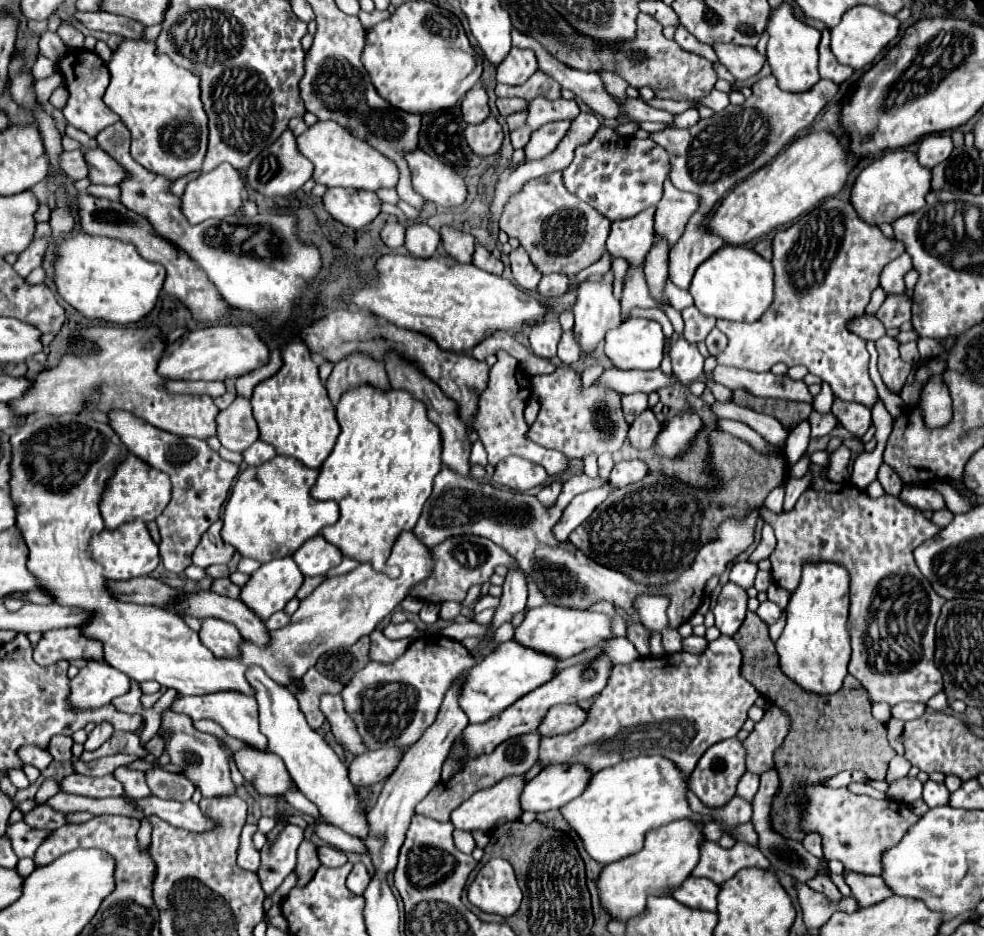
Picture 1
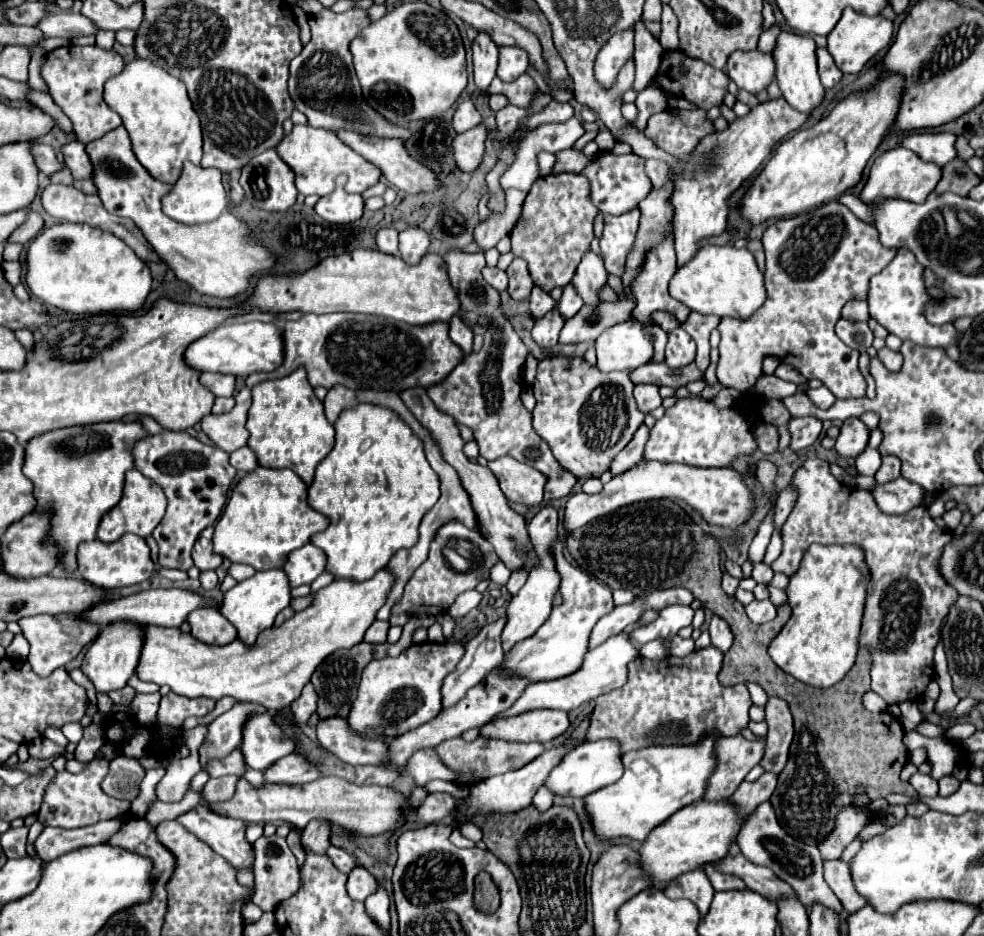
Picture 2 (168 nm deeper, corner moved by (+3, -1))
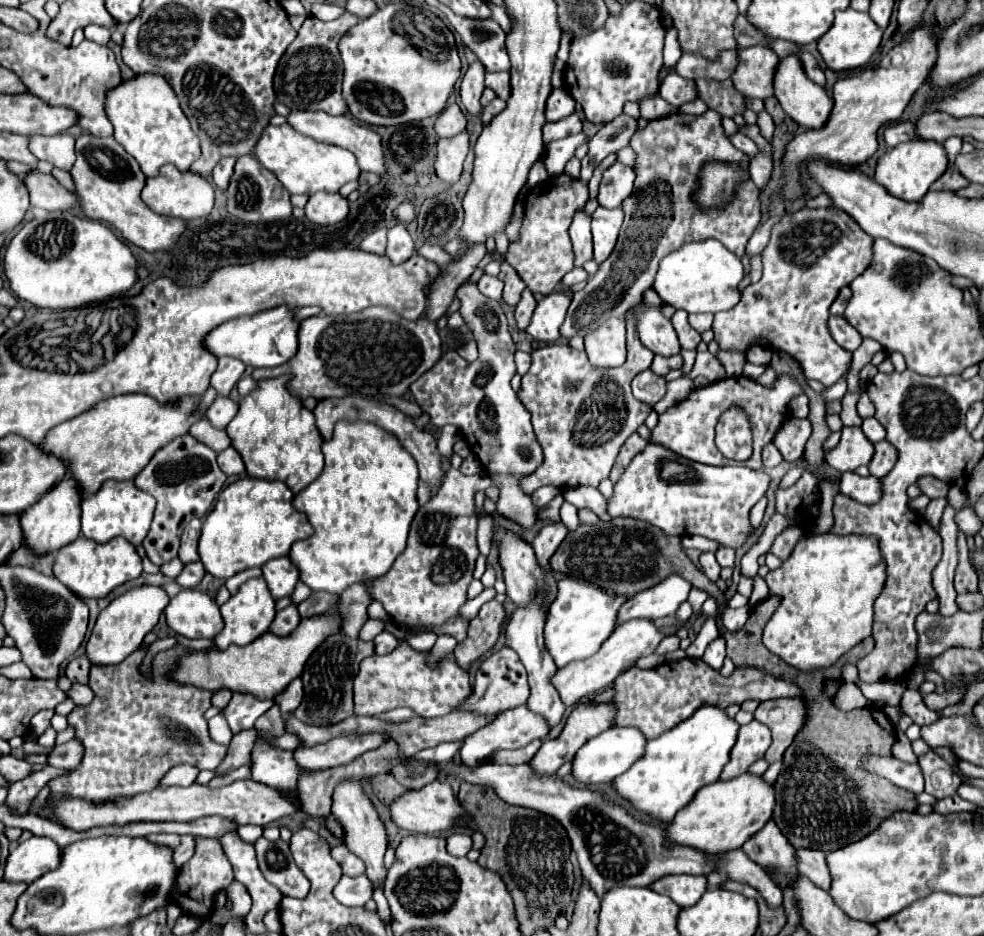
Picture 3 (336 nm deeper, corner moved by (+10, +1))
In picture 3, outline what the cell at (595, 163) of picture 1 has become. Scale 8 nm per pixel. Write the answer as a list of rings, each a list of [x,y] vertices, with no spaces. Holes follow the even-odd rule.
[[[615,162],[603,172],[603,180],[599,186],[597,202],[603,208],[619,208],[621,202],[631,196],[635,182],[635,172],[631,166]]]

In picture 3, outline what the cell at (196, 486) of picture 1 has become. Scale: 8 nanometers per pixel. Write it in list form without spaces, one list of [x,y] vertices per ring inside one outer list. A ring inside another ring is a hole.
[[[189,434],[173,438],[169,444],[165,444],[161,450],[155,452],[149,464],[133,480],[137,488],[141,488],[143,492],[151,494],[157,500],[151,530],[143,540],[143,548],[153,564],[163,566],[165,562],[177,558],[179,540],[185,526],[193,518],[201,518],[209,514],[225,480],[227,474],[217,466],[217,452],[197,442]]]

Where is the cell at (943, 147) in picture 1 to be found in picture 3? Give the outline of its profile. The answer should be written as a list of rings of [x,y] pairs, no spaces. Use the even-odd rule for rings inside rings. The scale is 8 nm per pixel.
[[[899,122],[885,130],[885,142],[889,148],[901,142],[909,142],[909,140],[921,140],[917,134],[917,126],[913,122]]]

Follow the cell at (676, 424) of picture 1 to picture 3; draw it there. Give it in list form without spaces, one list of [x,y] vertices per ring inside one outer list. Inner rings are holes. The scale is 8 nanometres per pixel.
[[[739,376],[739,378],[723,378],[715,384],[695,388],[685,400],[673,404],[669,410],[665,410],[659,416],[657,426],[651,430],[649,442],[659,444],[687,460],[693,460],[693,462],[701,462],[701,464],[709,464],[709,466],[733,464],[733,460],[723,458],[723,454],[717,450],[713,438],[715,438],[715,424],[719,422],[719,416],[727,408],[739,406],[745,410],[749,424],[751,424],[751,432],[753,432],[753,454],[749,460],[743,462],[743,466],[759,470],[763,466],[761,464],[761,448],[773,440],[777,428],[781,428],[781,424],[787,420],[787,404],[793,396],[801,394],[801,386],[791,376],[779,376],[777,382],[773,384],[773,388],[763,388],[761,384],[757,384],[755,380],[749,380],[745,376]]]

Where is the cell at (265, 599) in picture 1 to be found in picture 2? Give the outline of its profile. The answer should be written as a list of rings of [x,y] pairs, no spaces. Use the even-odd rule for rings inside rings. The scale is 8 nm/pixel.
[[[266,570],[256,572],[252,578],[228,590],[220,604],[220,614],[238,630],[238,638],[250,646],[256,642],[260,632],[272,628],[276,614],[284,610],[288,604],[290,604],[290,586],[286,574],[282,570]]]

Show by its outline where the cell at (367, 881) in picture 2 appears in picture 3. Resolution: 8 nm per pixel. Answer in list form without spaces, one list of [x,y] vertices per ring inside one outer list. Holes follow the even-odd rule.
[[[365,874],[353,878],[341,876],[333,894],[345,906],[365,906],[365,902],[373,896],[373,882]]]

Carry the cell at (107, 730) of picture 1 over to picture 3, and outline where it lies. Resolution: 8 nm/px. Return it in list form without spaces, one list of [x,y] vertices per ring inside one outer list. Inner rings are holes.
[[[73,738],[61,746],[55,746],[49,754],[49,764],[55,766],[55,768],[65,768],[65,770],[75,770],[79,764],[81,764],[81,758],[83,758],[83,744],[81,740]]]

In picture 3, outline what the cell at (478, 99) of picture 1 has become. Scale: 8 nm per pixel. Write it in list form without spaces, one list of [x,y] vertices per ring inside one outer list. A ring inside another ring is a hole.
[[[457,104],[447,106],[435,120],[435,132],[445,138],[445,136],[455,136],[459,132],[463,132],[467,126],[467,118],[461,112],[461,108]]]

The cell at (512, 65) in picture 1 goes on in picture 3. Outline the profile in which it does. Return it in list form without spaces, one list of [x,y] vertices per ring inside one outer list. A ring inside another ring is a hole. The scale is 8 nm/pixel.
[[[445,6],[441,8],[453,24],[453,28],[461,34],[463,44],[467,44],[475,52],[475,56],[483,62],[487,72],[501,72],[511,68],[509,52],[505,46],[507,36],[495,20],[469,20],[455,16]]]

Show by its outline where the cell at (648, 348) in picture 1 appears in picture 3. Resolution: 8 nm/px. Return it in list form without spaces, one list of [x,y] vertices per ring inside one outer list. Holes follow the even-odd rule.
[[[613,318],[605,326],[585,336],[585,352],[589,362],[597,368],[621,366],[627,358],[625,320]]]

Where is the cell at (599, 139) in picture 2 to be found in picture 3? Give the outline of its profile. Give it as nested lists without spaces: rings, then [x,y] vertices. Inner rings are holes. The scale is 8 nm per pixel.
[[[581,132],[581,134],[575,134],[575,136],[567,136],[563,140],[555,140],[553,144],[547,144],[547,156],[545,156],[545,166],[549,170],[549,174],[563,174],[563,168],[567,164],[567,160],[573,156],[575,148],[585,144],[587,142],[587,136]]]

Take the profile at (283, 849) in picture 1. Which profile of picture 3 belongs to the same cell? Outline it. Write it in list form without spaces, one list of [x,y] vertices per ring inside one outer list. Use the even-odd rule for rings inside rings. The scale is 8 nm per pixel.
[[[259,838],[255,842],[255,852],[257,852],[257,862],[259,870],[263,872],[265,880],[277,886],[283,896],[291,898],[305,898],[309,892],[309,880],[305,874],[293,864],[289,844],[285,840],[267,840]]]

